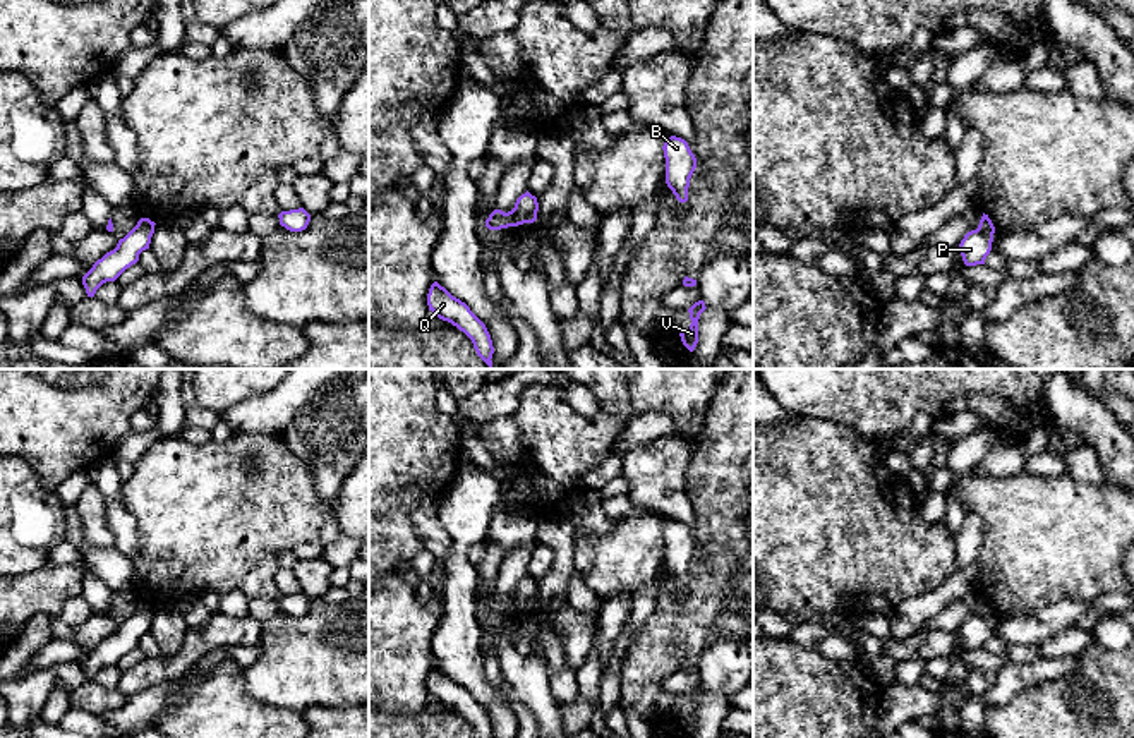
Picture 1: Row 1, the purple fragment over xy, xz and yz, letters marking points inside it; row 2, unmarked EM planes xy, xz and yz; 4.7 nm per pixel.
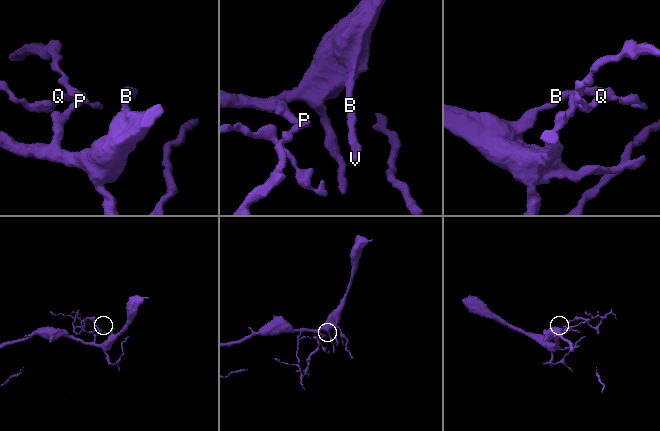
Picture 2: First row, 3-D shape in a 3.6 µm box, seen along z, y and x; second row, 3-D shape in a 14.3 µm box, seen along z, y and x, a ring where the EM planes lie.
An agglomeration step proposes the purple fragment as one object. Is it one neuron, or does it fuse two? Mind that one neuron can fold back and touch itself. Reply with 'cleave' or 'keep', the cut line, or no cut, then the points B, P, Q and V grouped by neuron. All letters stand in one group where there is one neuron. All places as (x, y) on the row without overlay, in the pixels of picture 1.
cleave; cut yz (977, 613), (992, 618); groups B P V / Q

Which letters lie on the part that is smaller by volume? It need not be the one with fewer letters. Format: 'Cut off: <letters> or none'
Cut off: Q

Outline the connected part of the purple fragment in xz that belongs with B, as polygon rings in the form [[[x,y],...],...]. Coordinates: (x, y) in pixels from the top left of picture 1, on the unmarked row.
[[[671,520],[664,525],[666,568],[679,587],[688,585],[690,563],[697,553],[697,542],[688,527]]]

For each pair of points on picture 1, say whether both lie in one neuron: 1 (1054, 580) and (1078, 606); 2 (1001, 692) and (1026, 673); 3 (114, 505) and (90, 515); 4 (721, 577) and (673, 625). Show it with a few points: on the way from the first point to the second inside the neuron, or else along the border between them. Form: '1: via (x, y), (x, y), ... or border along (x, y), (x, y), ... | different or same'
1: border along (1091, 601), (1066, 598), (1033, 611) | different
2: via (1007, 685), (1019, 677) | same
3: border along (91, 481), (103, 496), (105, 520), (114, 544) | different
4: via (709, 589), (685, 613) | same

